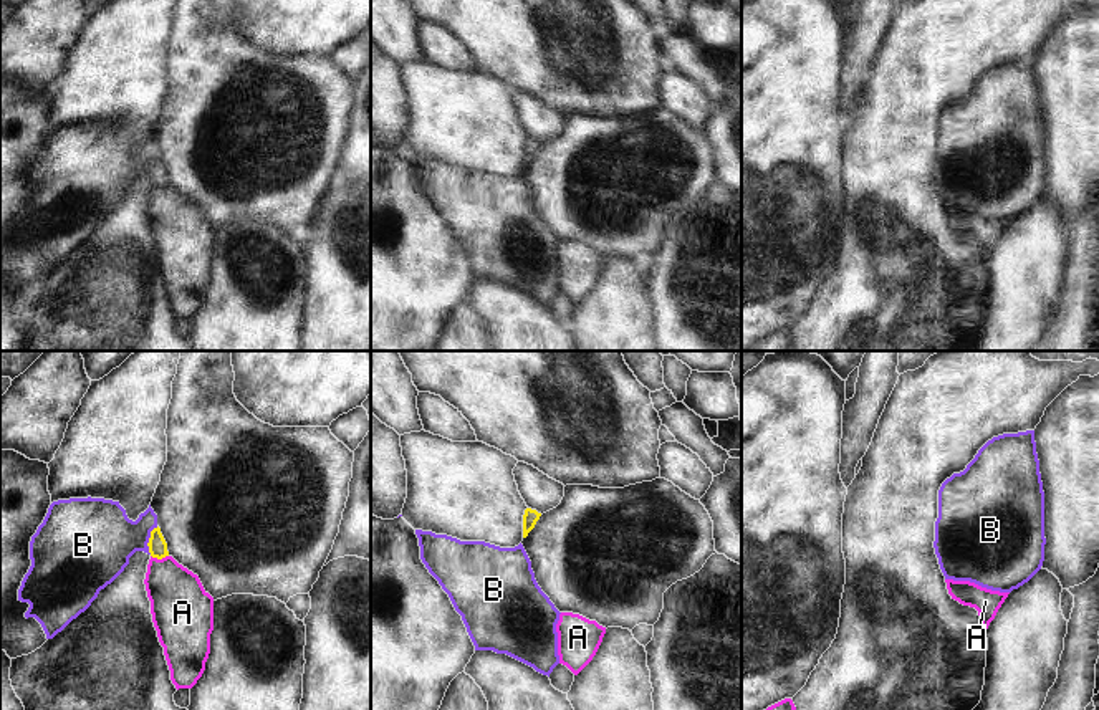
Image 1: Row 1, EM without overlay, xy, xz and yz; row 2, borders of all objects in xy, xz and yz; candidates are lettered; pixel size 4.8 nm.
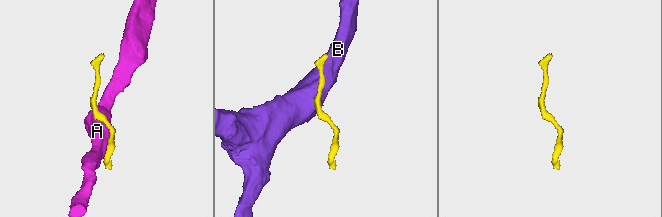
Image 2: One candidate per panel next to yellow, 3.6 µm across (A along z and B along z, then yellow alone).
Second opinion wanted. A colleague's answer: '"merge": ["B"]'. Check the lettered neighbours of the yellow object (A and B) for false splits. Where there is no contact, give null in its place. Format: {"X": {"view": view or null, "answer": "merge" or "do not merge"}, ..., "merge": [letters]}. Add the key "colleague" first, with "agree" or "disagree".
{"colleague": "agree", "A": {"view": "xy", "answer": "do not merge"}, "B": {"view": "xy", "answer": "merge"}, "merge": ["B"]}

